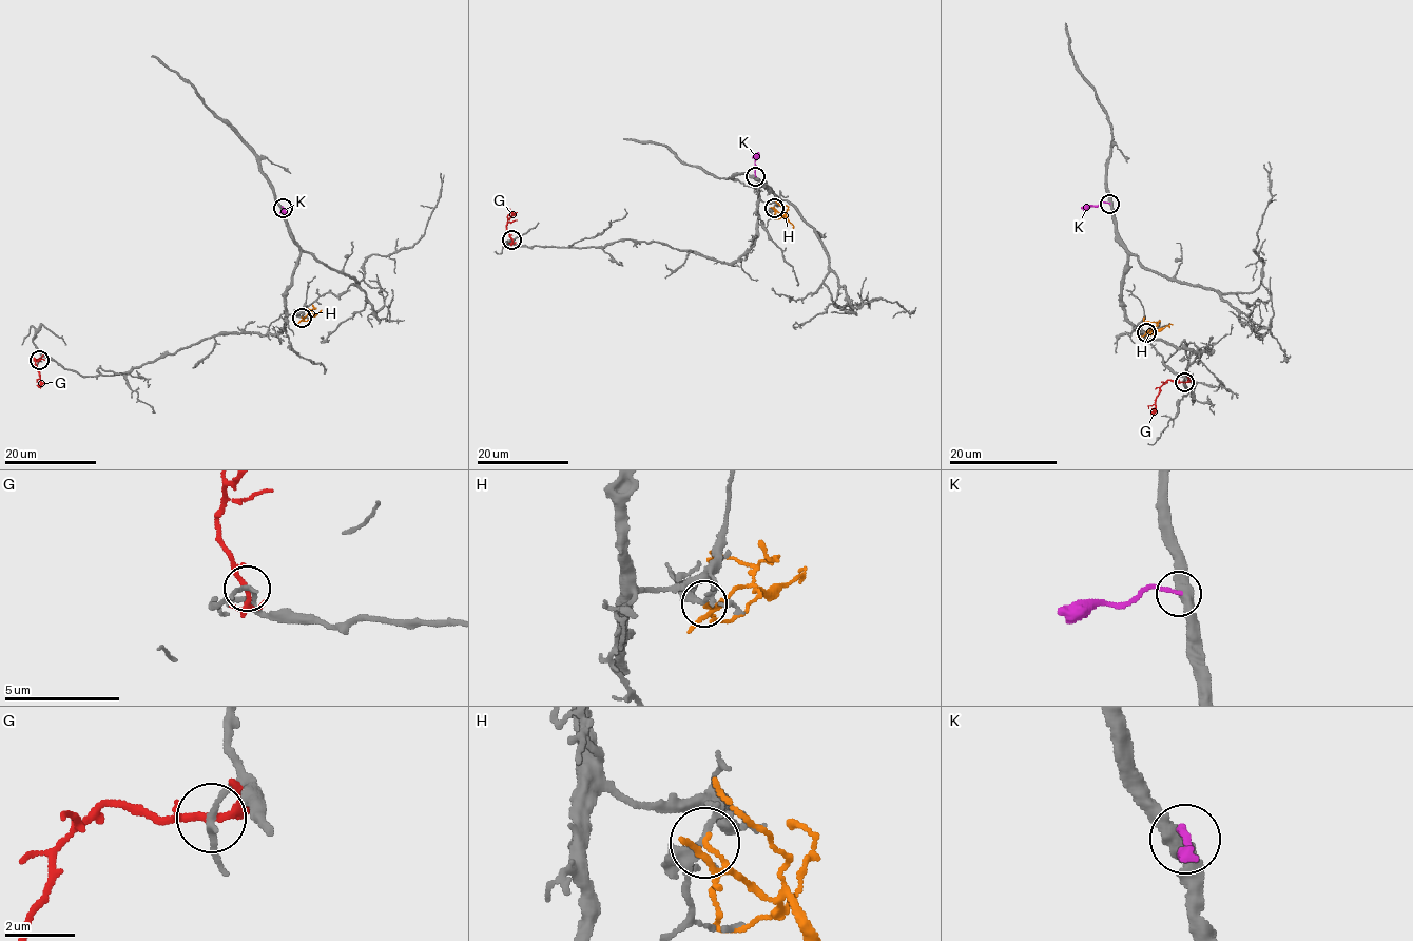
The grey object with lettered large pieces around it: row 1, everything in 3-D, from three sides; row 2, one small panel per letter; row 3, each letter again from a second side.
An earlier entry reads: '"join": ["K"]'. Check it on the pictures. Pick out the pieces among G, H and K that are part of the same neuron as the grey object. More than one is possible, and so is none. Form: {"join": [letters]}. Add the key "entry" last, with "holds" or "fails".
{"join": [], "entry": "fails"}

